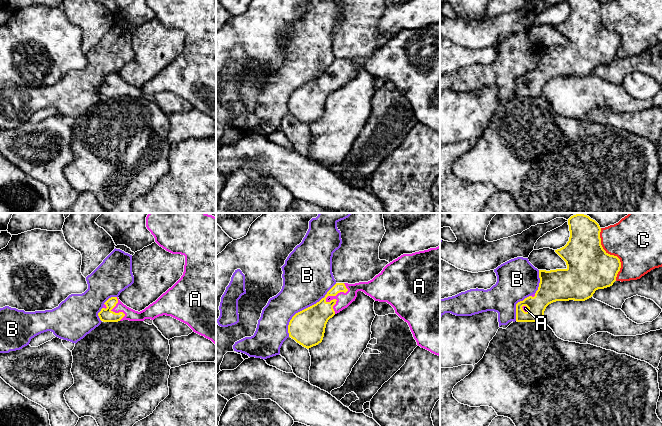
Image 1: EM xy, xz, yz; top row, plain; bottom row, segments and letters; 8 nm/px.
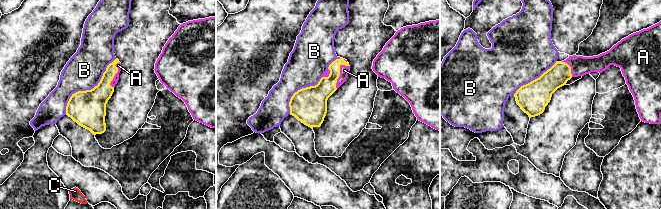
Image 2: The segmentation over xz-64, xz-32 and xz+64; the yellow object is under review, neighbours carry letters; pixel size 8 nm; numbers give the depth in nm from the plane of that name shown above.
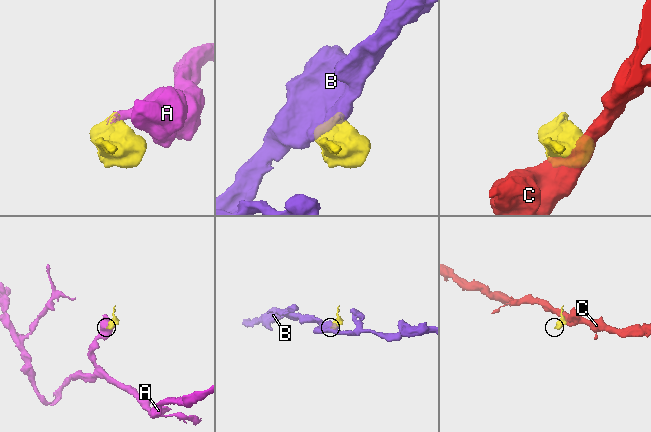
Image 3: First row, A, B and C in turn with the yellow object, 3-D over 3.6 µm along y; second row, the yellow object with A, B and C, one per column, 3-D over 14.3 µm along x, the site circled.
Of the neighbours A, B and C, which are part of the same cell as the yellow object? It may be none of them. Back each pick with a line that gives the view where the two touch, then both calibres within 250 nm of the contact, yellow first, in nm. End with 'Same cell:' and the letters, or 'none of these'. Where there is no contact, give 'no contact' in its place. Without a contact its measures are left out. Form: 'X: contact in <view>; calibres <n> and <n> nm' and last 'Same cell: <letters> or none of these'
A: contact in xz; calibres 240 and 110 nm
Same cell: A

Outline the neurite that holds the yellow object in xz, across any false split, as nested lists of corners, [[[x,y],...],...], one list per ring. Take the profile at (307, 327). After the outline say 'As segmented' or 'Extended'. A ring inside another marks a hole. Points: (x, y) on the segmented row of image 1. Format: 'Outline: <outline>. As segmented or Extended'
Outline: [[[440,246],[412,254],[403,254],[387,264],[378,275],[368,282],[336,283],[319,302],[292,317],[288,325],[289,337],[307,349],[318,345],[323,340],[328,320],[355,301],[358,291],[364,292],[375,301],[390,304],[395,313],[408,323],[417,345],[440,356]]]. Extended

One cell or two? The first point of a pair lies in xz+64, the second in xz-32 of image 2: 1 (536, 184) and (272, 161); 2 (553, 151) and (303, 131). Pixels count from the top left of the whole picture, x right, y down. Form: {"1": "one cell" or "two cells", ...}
{"1": "one cell", "2": "two cells"}

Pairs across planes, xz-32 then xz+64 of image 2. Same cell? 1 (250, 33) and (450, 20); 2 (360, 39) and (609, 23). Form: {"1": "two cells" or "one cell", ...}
{"1": "two cells", "2": "two cells"}

